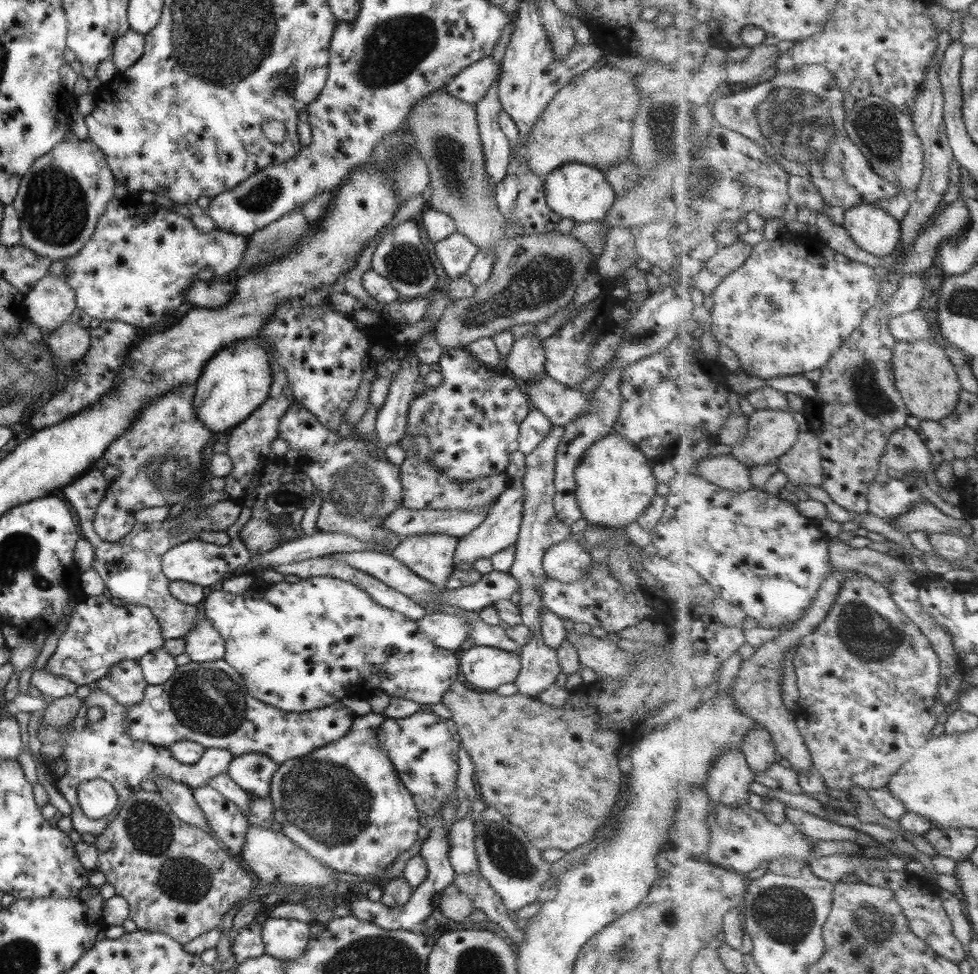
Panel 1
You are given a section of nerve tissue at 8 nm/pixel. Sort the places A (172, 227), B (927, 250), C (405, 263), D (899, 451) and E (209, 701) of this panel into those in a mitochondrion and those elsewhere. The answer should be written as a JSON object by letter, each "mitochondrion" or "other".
{"A":"other","B":"other","C":"mitochondrion","D":"mitochondrion","E":"mitochondrion"}

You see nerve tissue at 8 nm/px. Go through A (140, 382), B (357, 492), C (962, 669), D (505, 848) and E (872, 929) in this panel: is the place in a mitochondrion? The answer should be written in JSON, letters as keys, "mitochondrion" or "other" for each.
{"A":"other","B":"mitochondrion","C":"other","D":"mitochondrion","E":"mitochondrion"}

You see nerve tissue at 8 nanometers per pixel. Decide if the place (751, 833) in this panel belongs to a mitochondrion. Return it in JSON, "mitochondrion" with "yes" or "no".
{"mitochondrion":"no"}

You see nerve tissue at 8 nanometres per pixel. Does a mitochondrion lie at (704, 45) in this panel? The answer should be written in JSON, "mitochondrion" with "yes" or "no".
{"mitochondrion":"no"}

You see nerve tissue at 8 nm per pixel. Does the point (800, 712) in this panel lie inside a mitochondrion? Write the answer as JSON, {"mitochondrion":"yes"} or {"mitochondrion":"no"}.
{"mitochondrion":"no"}

